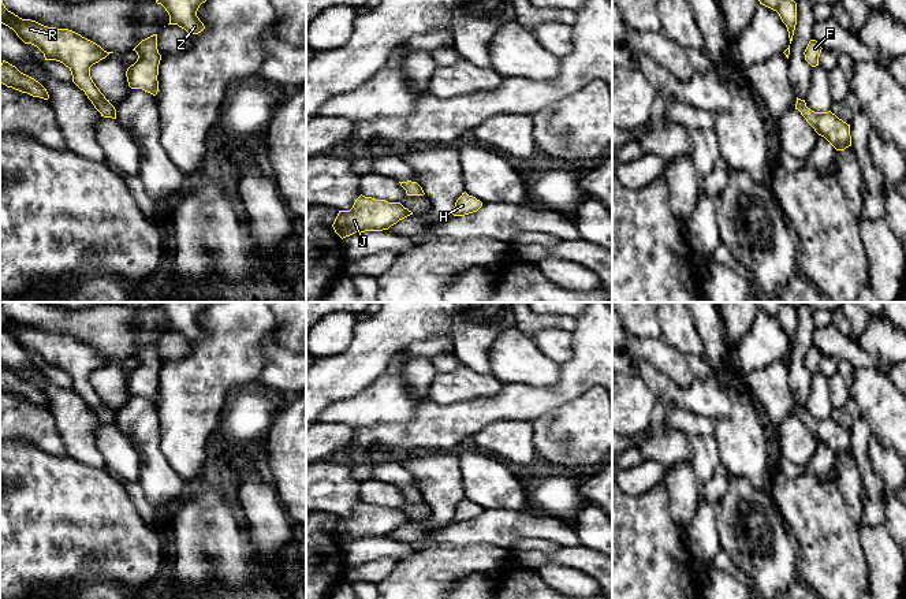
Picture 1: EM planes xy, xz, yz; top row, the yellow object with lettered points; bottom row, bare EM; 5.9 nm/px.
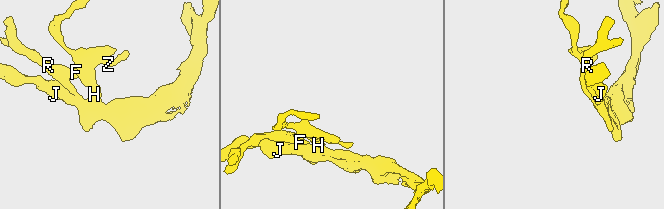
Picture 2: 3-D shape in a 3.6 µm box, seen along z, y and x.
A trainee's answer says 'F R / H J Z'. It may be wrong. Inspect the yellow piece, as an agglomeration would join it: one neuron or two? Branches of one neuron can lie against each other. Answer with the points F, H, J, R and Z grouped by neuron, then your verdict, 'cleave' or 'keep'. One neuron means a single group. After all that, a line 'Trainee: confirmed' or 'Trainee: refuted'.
F H J R Z | keep
Trainee: refuted

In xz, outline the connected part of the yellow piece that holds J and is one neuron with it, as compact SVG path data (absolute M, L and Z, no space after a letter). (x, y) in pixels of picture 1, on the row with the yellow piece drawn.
M359 196L350 211L339 211L332 227L343 239L355 232L383 231L413 215L400 202Z

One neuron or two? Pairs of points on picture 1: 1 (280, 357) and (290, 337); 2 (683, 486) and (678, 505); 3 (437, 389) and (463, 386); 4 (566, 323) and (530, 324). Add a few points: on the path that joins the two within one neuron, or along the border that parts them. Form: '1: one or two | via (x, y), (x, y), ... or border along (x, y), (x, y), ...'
1: two | border along (278, 341), (291, 352)
2: one | via (683, 490), (682, 501)
3: one | via (444, 389), (457, 386)
4: one | via (558, 322), (539, 322)

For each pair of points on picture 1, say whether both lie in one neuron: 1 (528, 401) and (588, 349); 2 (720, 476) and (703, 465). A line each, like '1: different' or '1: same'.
1: same
2: different

